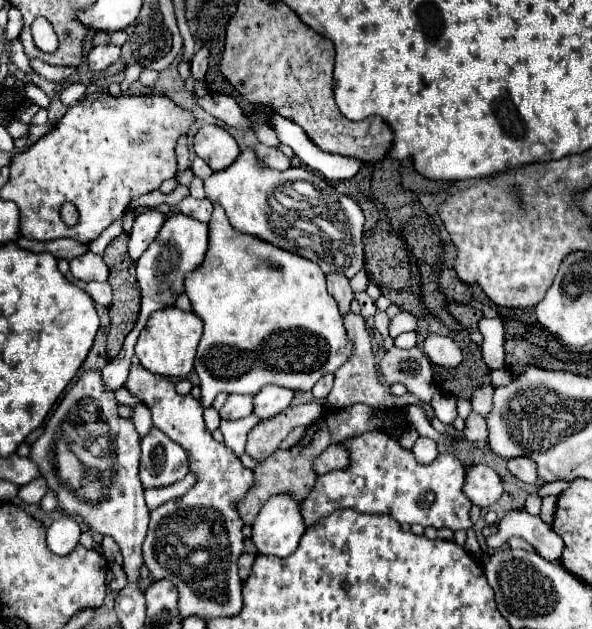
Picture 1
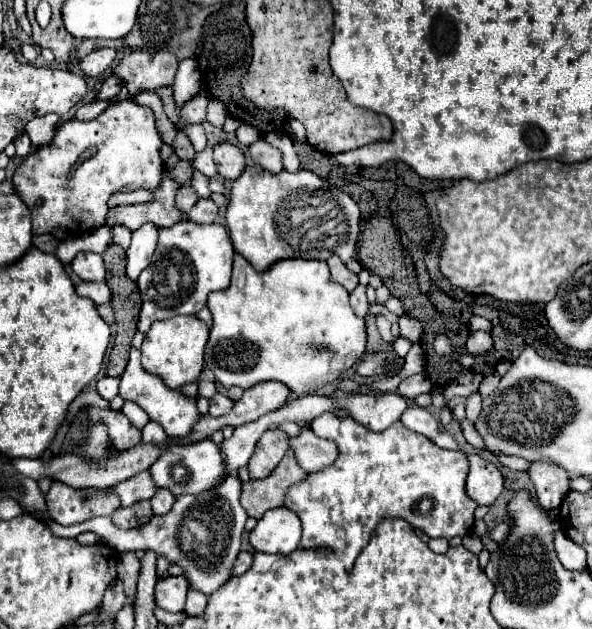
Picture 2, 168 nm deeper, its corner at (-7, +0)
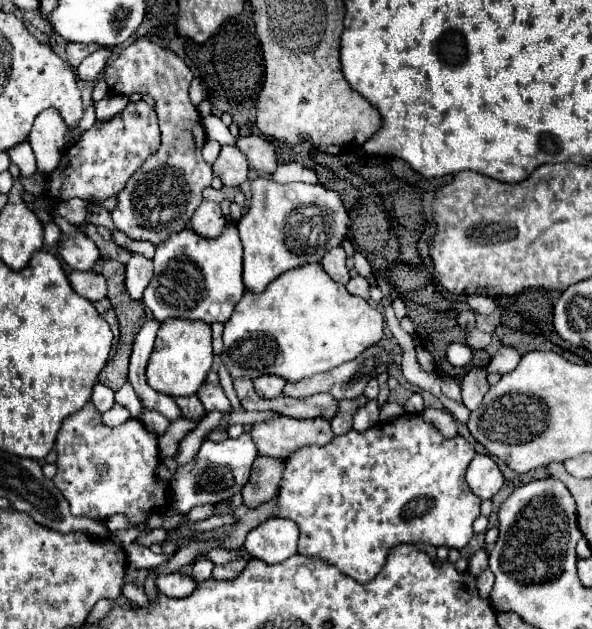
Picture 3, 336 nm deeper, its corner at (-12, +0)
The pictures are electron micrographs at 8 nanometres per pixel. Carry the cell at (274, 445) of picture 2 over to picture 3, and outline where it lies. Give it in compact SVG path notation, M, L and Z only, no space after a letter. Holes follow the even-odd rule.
M258 456L252 464L250 480L242 488L242 498L246 506L258 506L268 502L282 480L284 474L284 460L272 456Z

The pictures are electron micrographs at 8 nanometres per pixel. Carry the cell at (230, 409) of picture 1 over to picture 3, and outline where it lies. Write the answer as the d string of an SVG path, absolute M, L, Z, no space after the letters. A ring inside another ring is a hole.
M204 384L198 390L198 396L206 408L206 412L230 412L230 400L226 398L222 386L208 386Z

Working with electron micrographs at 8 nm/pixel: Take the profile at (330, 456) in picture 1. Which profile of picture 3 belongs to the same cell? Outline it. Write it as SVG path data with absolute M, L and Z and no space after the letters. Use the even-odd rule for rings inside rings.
M288 416L254 424L250 434L258 452L274 458L288 458L304 446L326 446L334 438L330 422L324 418L296 420Z

